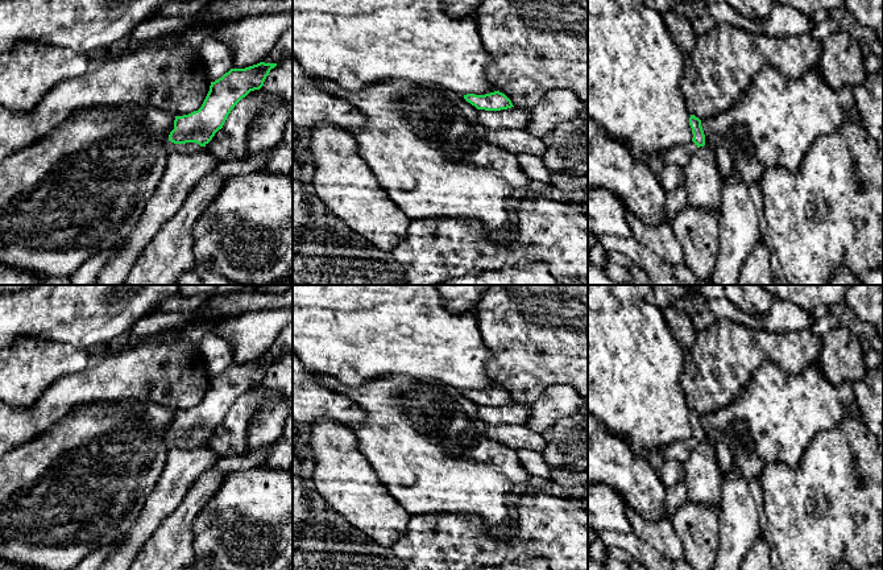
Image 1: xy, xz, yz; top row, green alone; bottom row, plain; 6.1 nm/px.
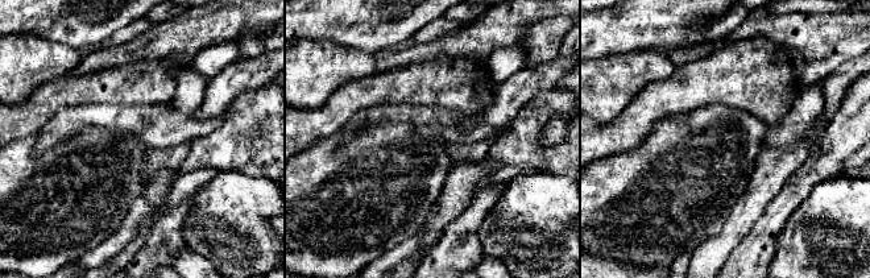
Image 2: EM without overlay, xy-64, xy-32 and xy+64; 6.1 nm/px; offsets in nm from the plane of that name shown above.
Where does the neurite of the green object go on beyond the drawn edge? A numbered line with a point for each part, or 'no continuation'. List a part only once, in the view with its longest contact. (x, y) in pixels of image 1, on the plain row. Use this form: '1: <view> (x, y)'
1: xy (189, 442)

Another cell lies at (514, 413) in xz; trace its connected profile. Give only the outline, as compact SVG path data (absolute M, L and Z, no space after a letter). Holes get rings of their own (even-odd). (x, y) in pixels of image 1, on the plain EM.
M511 402L501 406L478 405L477 414L489 426L526 425L531 416L531 405Z

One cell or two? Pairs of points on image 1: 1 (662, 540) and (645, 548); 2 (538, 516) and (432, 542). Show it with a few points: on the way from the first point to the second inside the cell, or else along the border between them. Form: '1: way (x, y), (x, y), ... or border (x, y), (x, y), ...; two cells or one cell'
1: border (631, 532), (647, 541), (663, 556); two cells
2: way (519, 542), (514, 548), (506, 548), (461, 542); one cell

